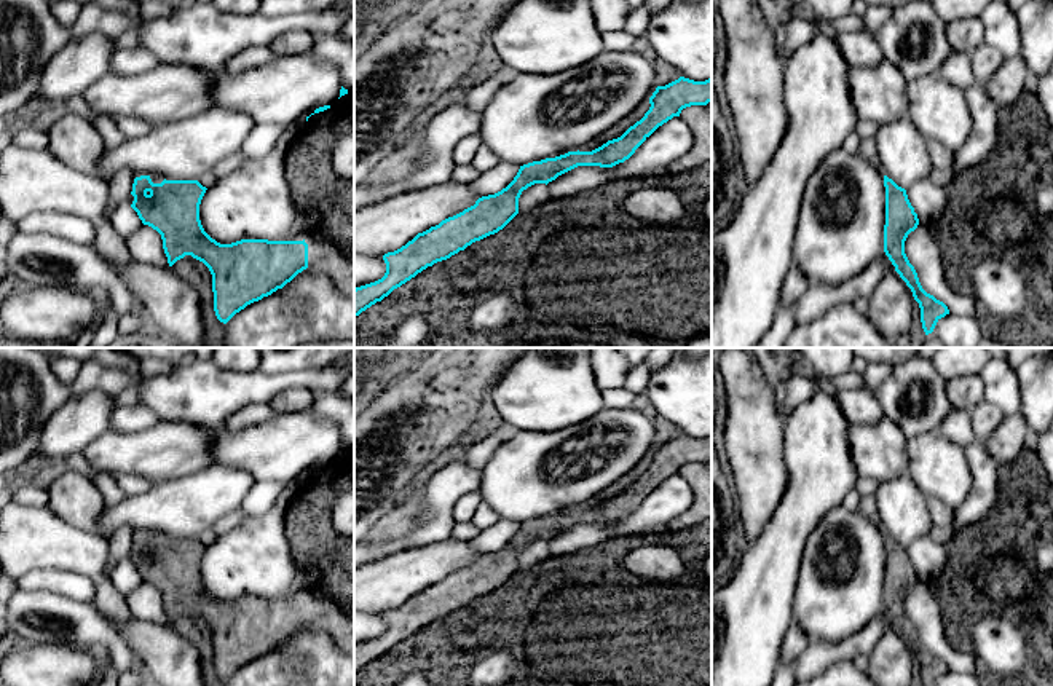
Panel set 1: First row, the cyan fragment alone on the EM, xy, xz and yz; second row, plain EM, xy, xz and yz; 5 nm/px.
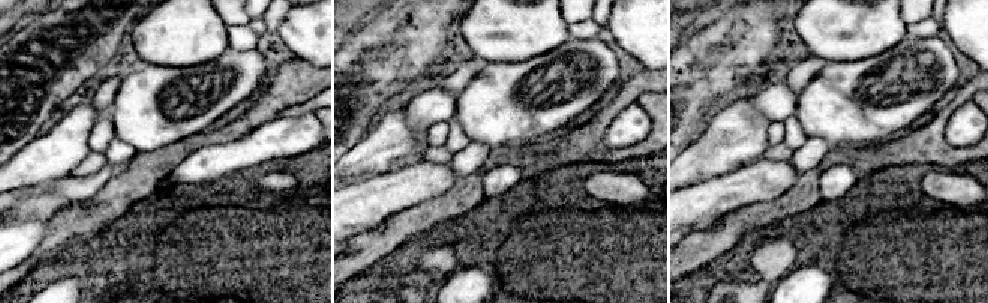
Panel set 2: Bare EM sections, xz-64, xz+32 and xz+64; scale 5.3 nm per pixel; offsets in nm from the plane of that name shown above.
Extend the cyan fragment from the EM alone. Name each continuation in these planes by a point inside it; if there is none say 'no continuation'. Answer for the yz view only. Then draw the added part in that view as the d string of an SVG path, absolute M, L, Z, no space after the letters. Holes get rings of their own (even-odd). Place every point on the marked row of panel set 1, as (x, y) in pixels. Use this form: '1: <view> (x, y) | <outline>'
no continuation

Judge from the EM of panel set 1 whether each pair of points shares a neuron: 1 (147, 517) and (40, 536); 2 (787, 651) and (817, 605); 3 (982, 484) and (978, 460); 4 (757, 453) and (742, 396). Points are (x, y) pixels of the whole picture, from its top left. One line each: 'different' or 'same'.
1: different
2: different
3: same
4: same

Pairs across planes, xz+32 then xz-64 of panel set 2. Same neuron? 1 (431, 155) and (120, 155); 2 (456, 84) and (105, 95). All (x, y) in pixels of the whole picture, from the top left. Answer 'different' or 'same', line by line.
1: different
2: same

